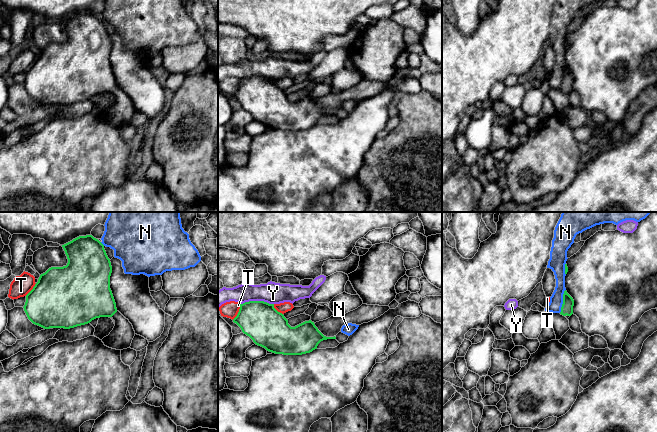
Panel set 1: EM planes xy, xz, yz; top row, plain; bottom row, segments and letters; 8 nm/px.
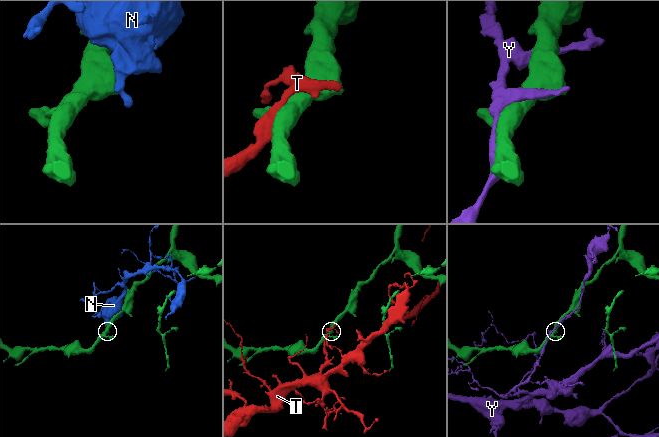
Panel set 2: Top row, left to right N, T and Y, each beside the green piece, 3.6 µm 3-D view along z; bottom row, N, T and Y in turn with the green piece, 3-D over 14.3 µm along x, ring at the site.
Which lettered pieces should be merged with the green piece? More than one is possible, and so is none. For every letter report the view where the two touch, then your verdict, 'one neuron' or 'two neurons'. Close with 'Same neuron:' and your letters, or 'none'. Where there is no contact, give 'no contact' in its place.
N: yz | two neurons
T: xz | two neurons
Y: xz | two neurons
Same neuron: none

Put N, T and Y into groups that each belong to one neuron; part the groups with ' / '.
N / T / Y

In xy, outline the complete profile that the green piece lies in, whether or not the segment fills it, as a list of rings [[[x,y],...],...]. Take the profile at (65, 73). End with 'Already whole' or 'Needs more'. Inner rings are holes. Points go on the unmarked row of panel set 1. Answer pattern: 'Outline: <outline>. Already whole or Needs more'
Outline: [[[86,11],[79,12],[62,23],[68,39],[63,43],[51,43],[40,51],[38,58],[26,71],[23,84],[28,95],[44,105],[70,105],[88,100],[96,94],[112,93],[115,102],[102,118],[116,126],[130,124],[135,107],[129,96],[116,84],[110,65],[112,42],[104,21],[92,11]]]. Needs more

